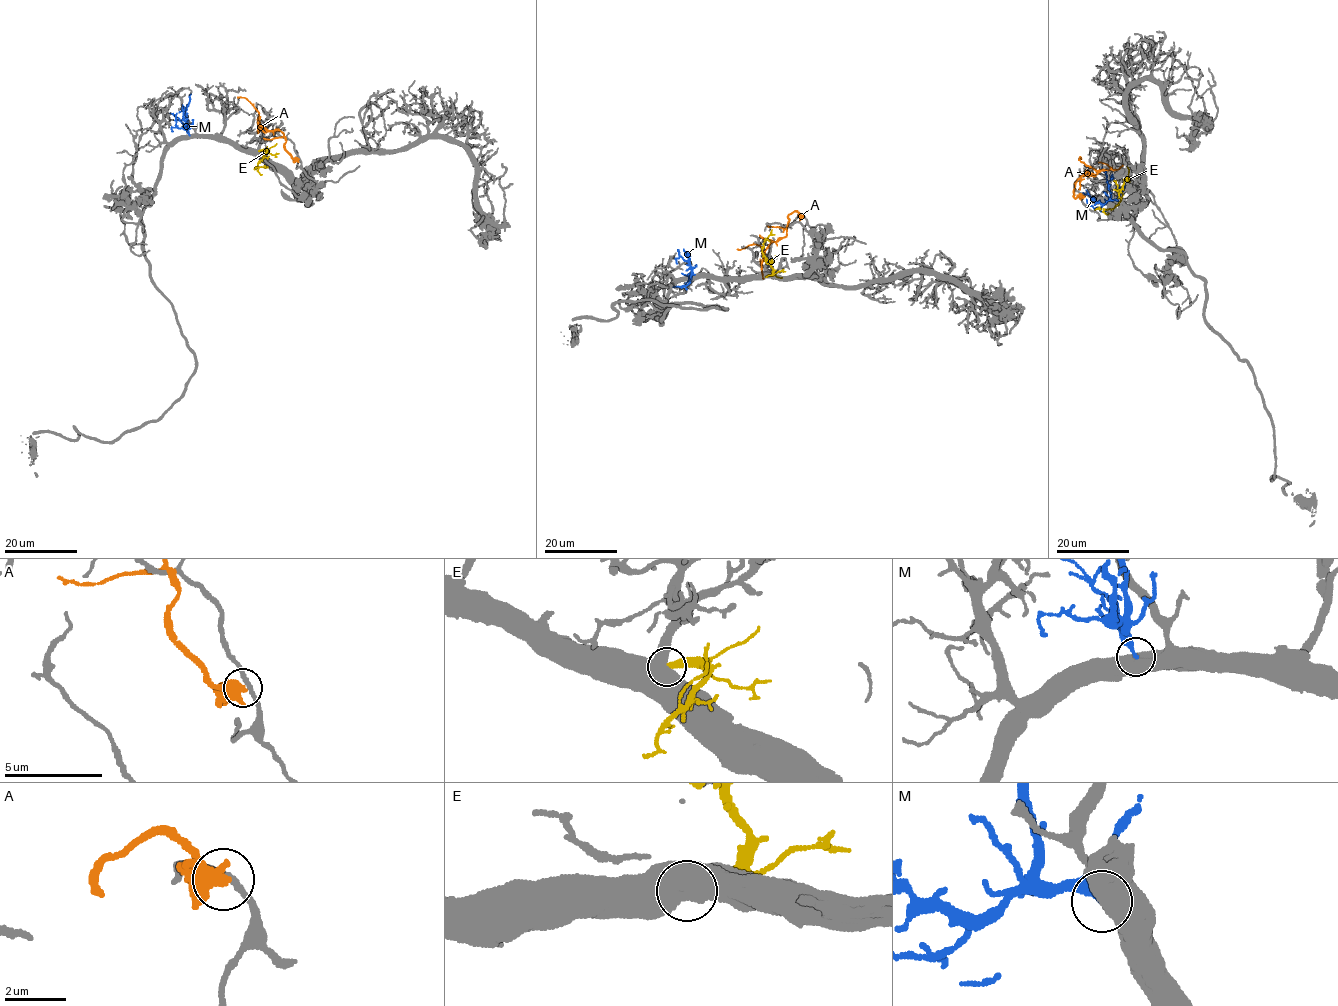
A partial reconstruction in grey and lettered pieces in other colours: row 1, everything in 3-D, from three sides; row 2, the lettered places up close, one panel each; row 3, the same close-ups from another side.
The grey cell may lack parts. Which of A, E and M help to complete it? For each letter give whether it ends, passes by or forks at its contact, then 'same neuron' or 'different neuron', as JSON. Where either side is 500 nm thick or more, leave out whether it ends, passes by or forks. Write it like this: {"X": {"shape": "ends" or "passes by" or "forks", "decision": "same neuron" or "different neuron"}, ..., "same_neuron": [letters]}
{"A": {"decision": "different neuron"}, "E": {"decision": "different neuron"}, "M": {"decision": "same neuron"}, "same_neuron": ["M"]}

